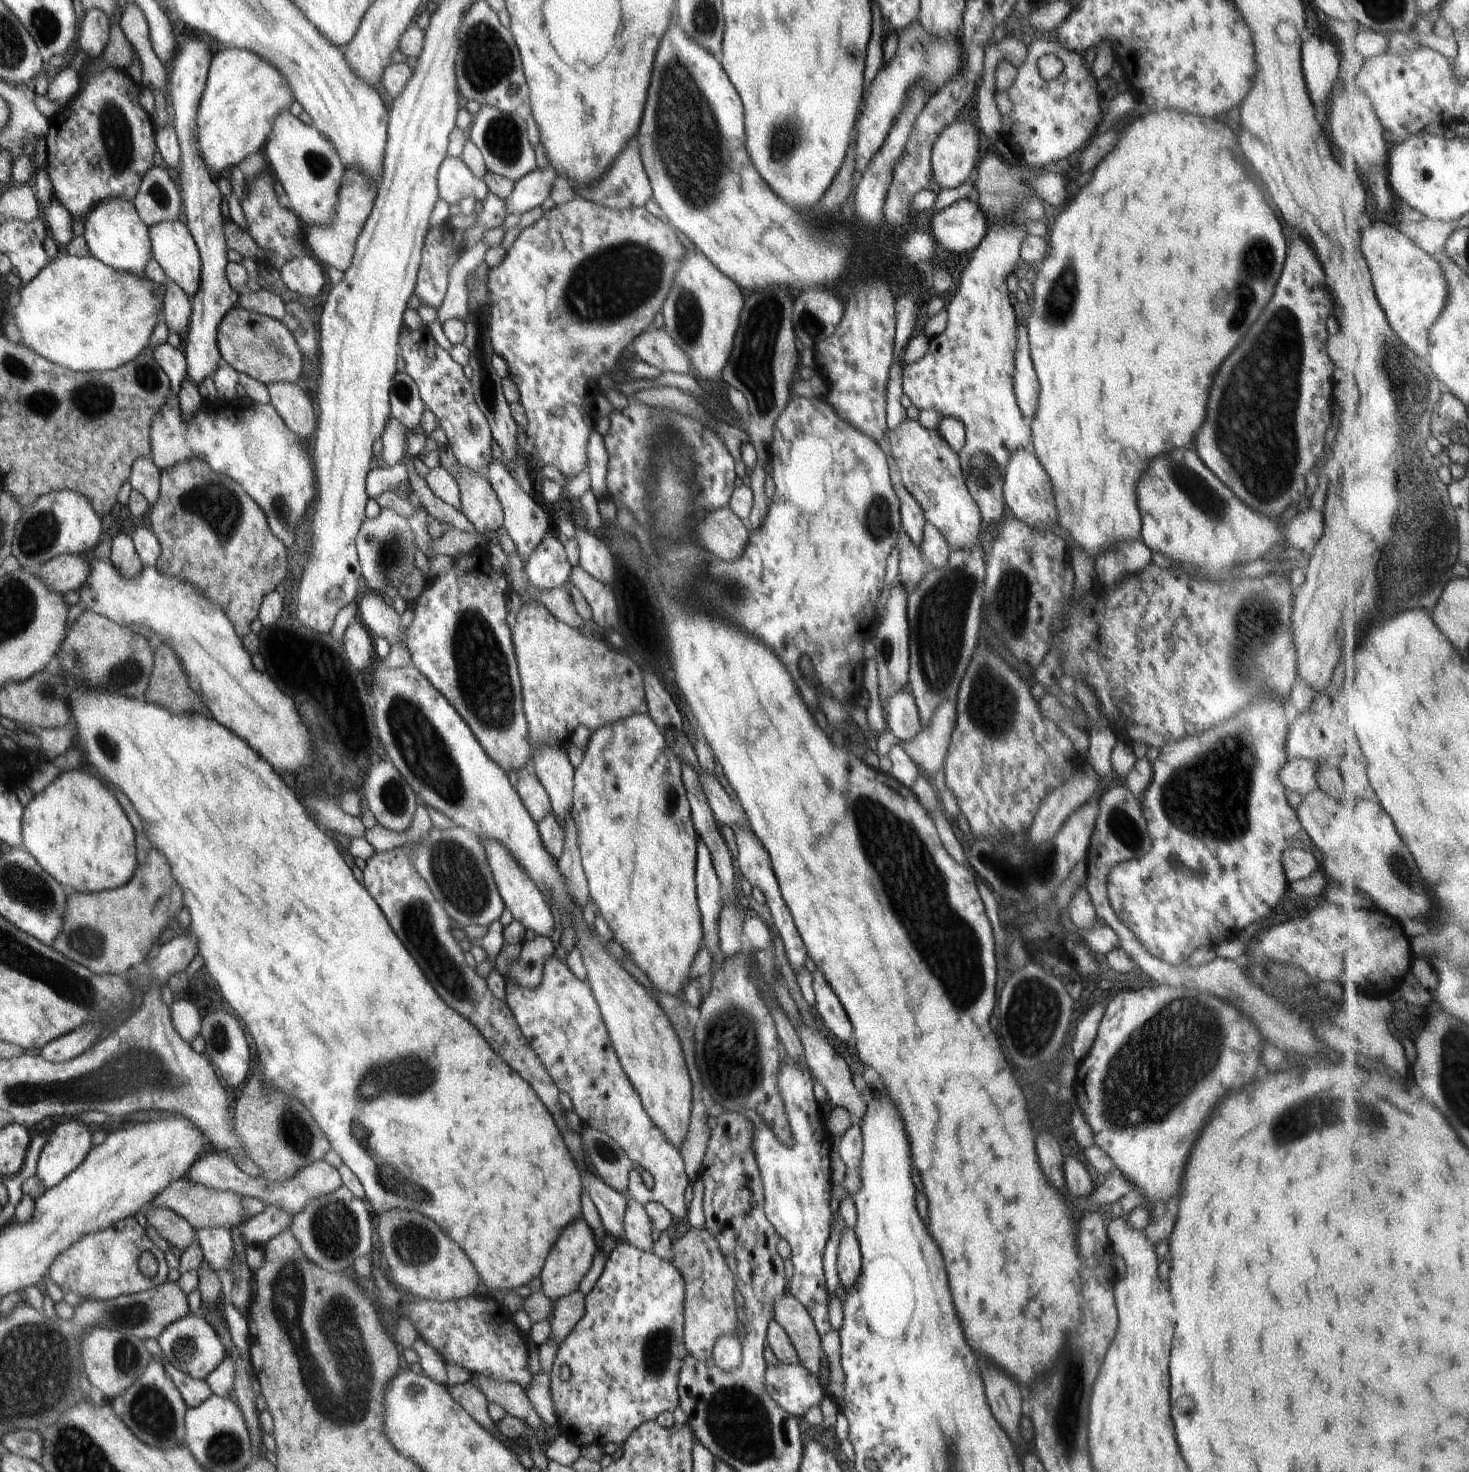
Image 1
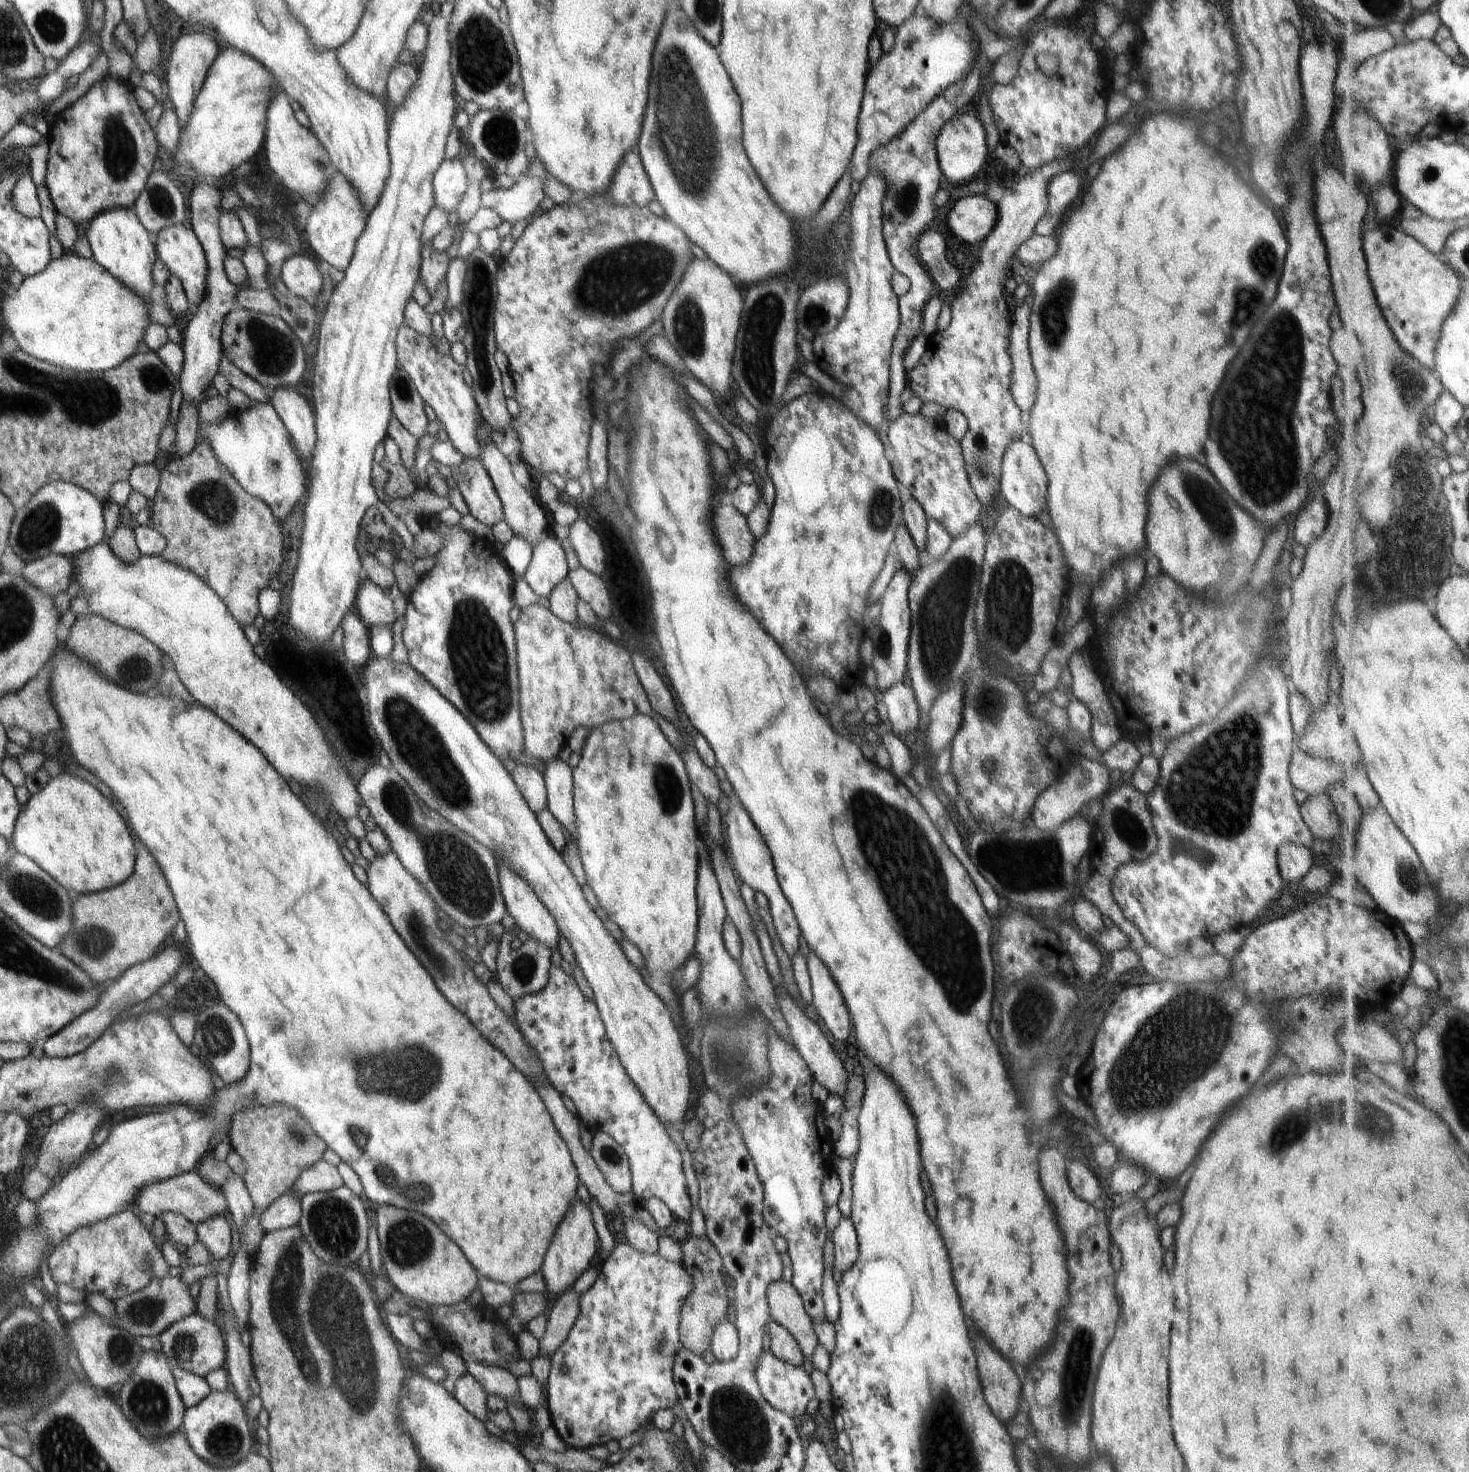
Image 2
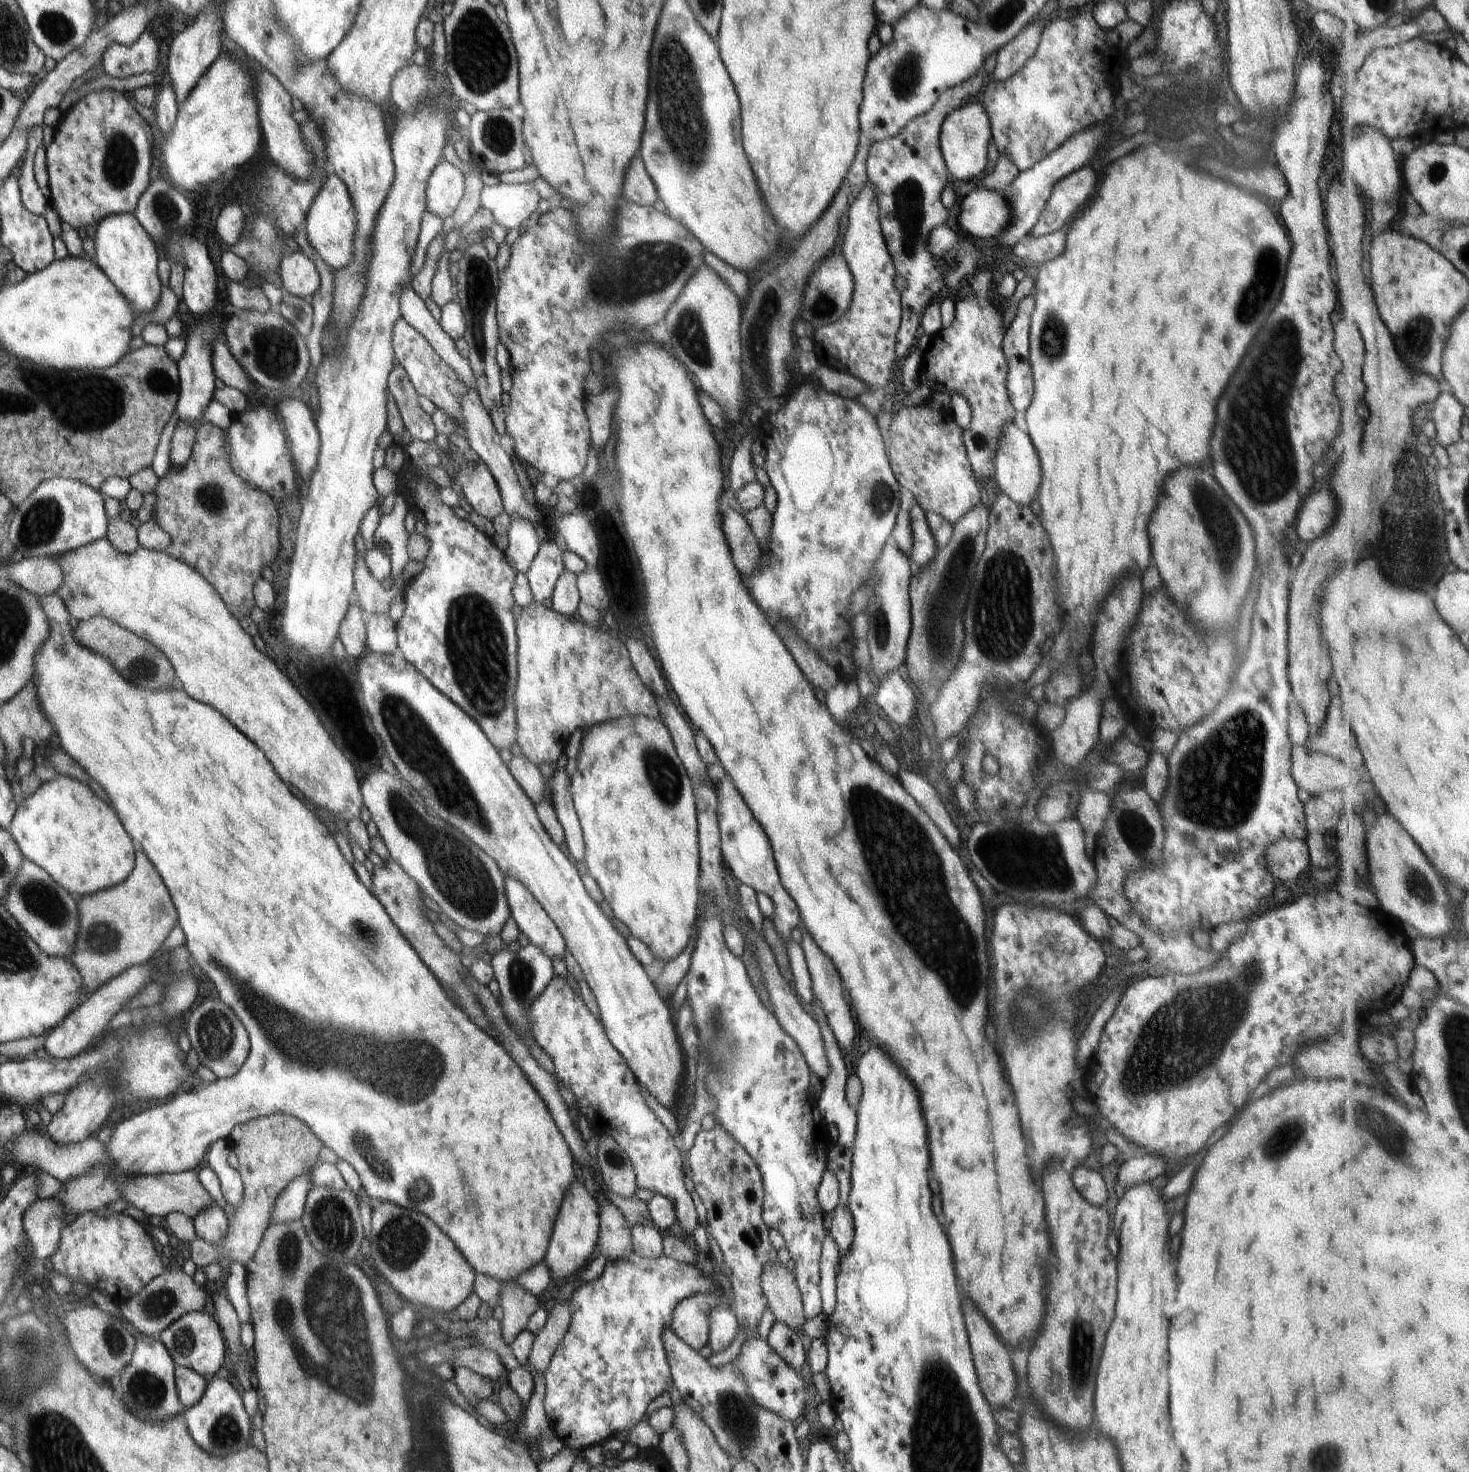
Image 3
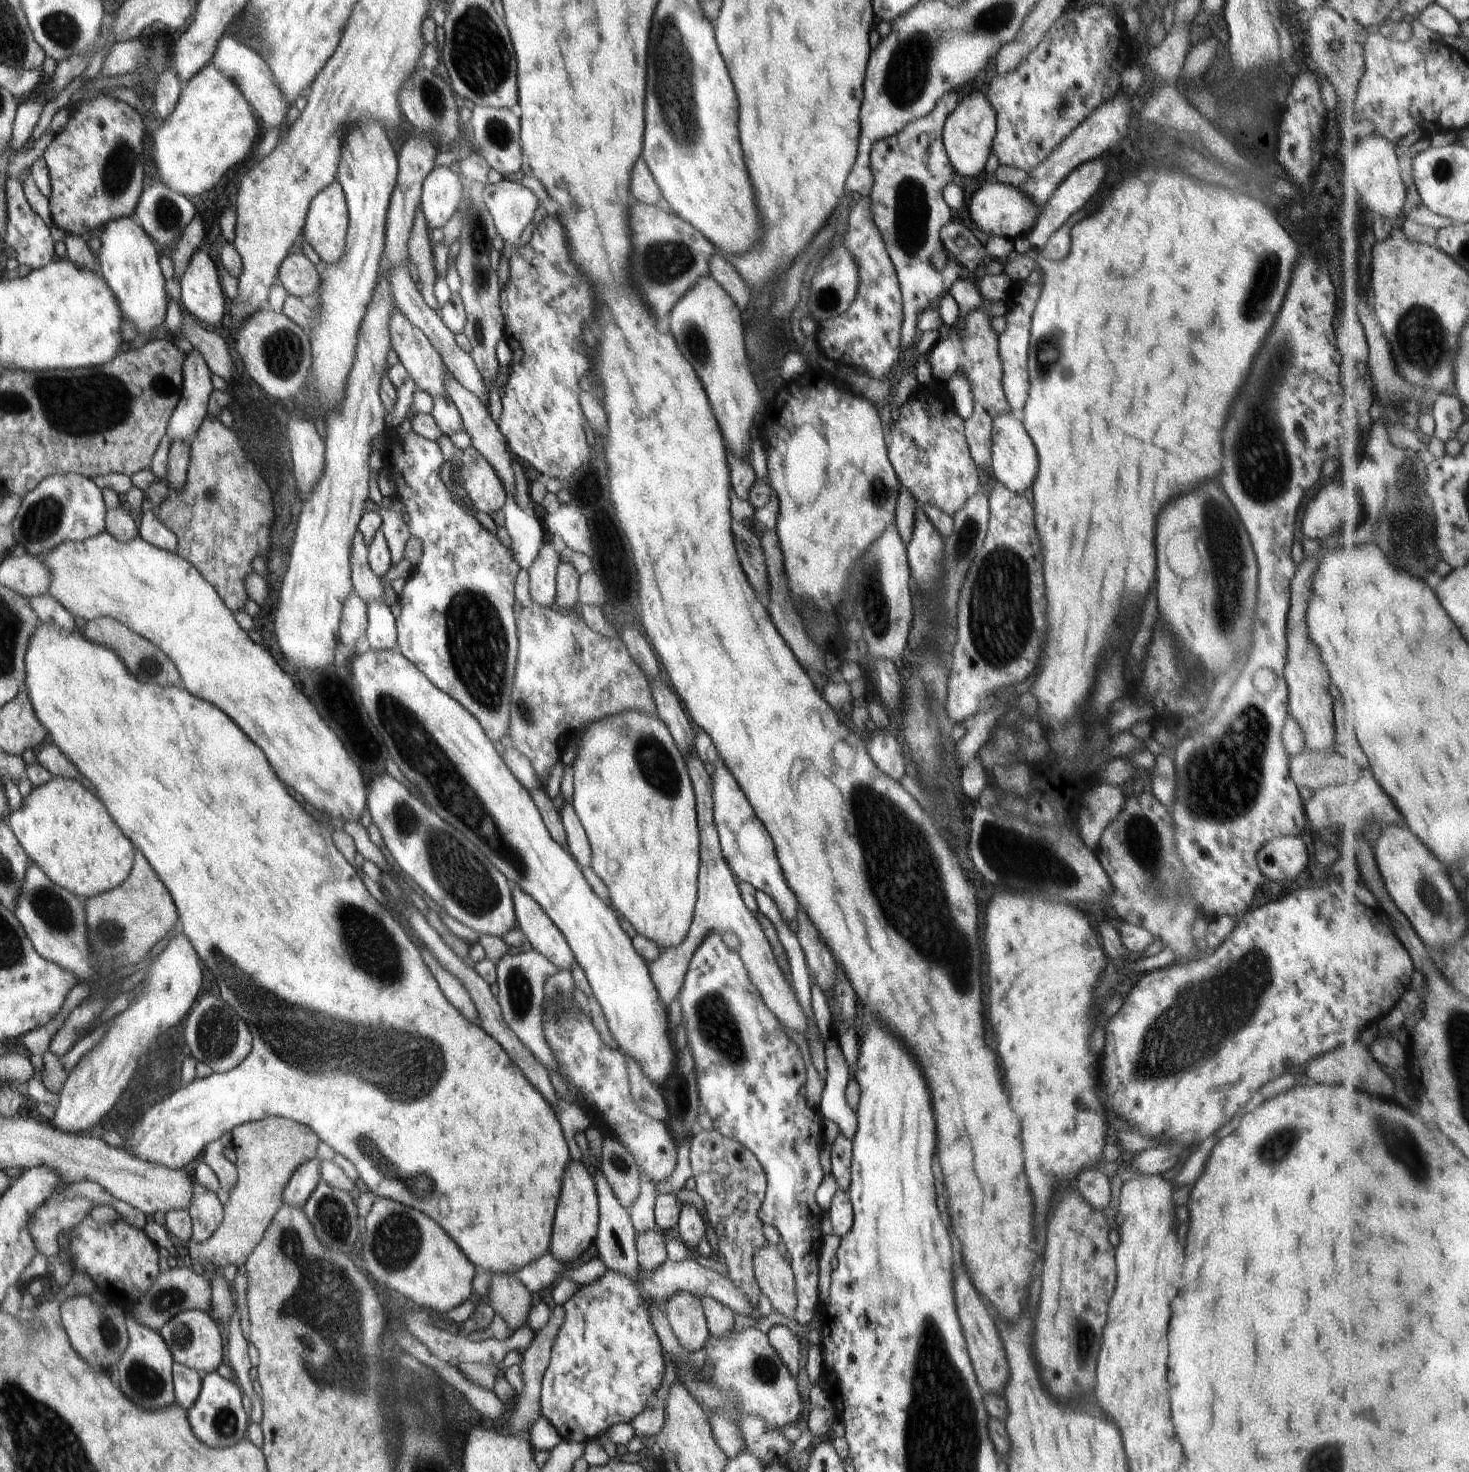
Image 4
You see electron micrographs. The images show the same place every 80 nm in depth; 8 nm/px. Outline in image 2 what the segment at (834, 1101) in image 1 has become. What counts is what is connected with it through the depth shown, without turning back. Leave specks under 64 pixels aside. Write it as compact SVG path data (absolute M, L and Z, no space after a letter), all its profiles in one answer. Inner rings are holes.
M784 984L780 989L775 988L775 997L788 1023L788 1028L793 1038L793 1046L796 1047L800 1056L806 1061L808 1068L812 1071L813 1079L824 1086L830 1095L842 1097L843 1100L847 1093L847 1082L850 1075L844 1069L843 1061L838 1058L838 1055L832 1049L832 1045L828 1043L826 1036L820 1031L820 1027L811 1021L798 1004L794 1002Z

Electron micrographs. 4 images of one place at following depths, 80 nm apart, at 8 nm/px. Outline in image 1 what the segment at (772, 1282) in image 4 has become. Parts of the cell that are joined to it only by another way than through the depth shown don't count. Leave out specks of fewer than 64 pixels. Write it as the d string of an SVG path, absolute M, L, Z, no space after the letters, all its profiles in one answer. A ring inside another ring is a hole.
M786 1293L775 1300L773 1312L774 1320L782 1326L794 1345L799 1364L819 1378L820 1361L824 1352L820 1334L806 1308Z

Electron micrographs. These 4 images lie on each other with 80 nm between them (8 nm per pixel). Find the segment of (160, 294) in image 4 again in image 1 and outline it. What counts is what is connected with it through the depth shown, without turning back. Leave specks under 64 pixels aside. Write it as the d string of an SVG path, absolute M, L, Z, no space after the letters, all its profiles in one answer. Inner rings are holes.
M114 197L96 203L84 216L83 237L94 258L113 269L144 277L146 263L153 254L149 228L142 222L133 201L124 197Z

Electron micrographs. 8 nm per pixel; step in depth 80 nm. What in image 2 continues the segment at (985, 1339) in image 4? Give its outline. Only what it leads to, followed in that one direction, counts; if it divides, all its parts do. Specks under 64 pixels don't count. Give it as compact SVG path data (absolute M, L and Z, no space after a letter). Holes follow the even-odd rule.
M976 1336L973 1349L982 1392L994 1416L1006 1426L1018 1412L1020 1380L1012 1366L980 1336Z

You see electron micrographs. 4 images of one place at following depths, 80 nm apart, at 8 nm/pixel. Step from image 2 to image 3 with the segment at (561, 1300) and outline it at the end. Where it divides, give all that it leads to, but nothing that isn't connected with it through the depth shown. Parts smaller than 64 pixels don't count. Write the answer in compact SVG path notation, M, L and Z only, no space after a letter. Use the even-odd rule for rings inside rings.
M568 1300L558 1301L547 1314L544 1327L535 1336L535 1342L529 1355L526 1368L532 1376L542 1373L548 1368L551 1356L560 1344L561 1338L566 1334L571 1321L571 1312Z

